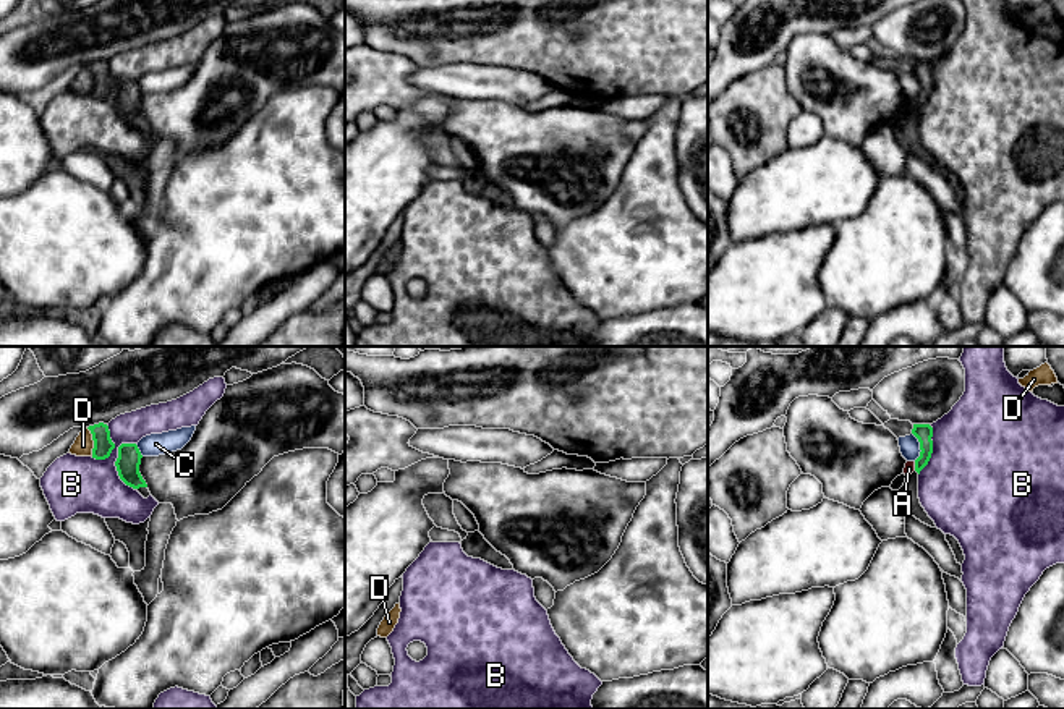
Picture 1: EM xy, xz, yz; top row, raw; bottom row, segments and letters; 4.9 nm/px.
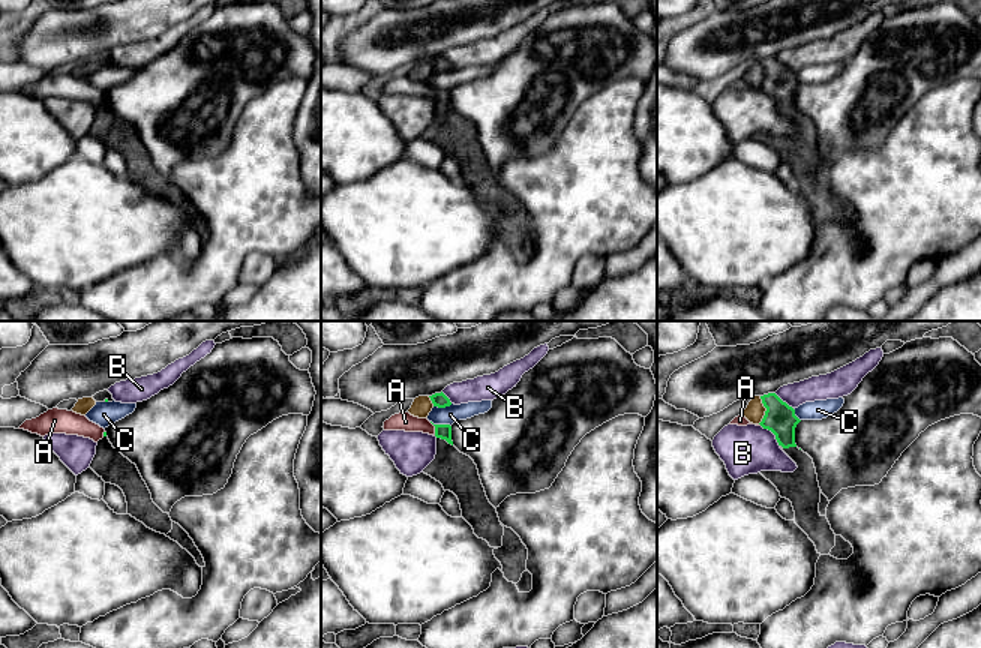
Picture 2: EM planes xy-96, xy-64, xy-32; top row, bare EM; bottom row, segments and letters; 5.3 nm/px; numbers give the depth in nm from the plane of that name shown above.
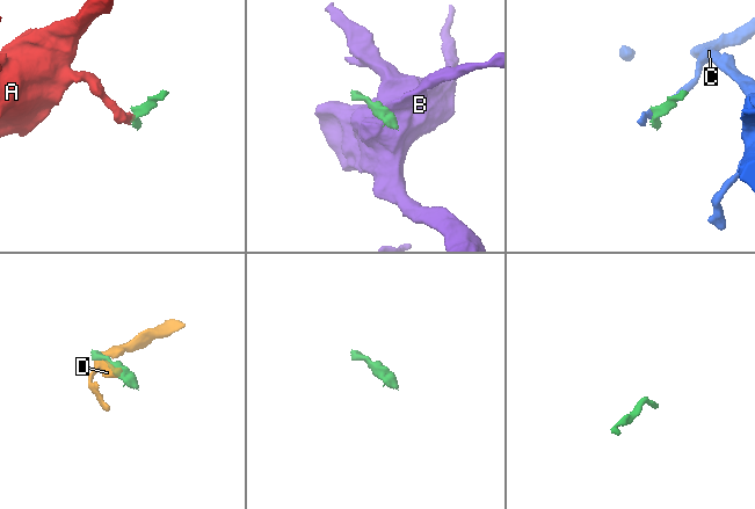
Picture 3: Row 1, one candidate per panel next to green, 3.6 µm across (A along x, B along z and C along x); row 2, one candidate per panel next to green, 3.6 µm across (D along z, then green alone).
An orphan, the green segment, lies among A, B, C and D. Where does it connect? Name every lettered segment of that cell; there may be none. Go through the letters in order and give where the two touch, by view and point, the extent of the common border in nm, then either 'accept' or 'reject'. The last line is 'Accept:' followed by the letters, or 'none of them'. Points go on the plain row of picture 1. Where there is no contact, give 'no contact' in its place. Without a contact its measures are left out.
A: yz (915, 104) | 50 nm | reject
B: xy (117, 96) | 360 nm | reject
C: yz (920, 84) | 140 nm | reject
D: xy (94, 80) | 150 nm | reject
Accept: none of them

